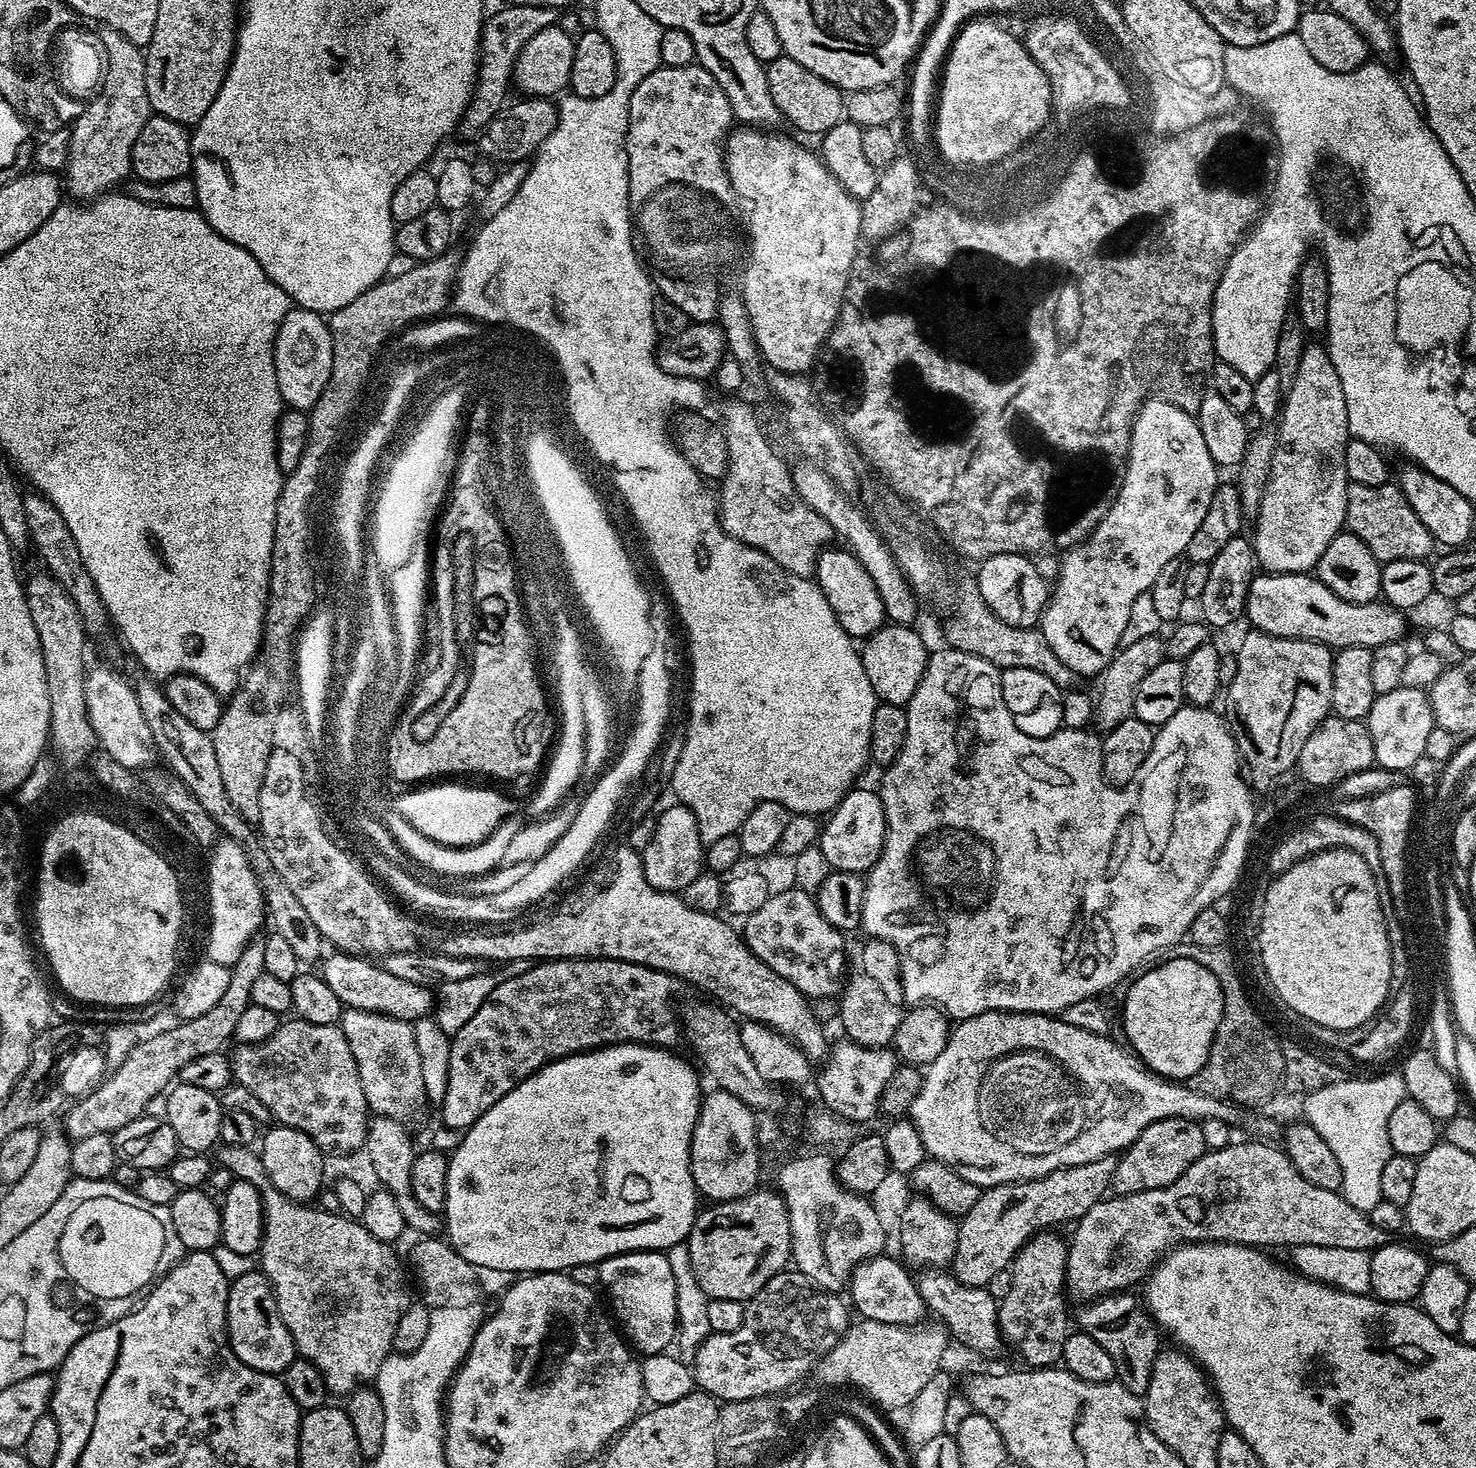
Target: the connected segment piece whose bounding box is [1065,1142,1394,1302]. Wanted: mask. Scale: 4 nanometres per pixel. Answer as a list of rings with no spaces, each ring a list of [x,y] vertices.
[[[1233,1142],[1226,1145],[1225,1148],[1206,1150],[1177,1180],[1170,1182],[1170,1186],[1162,1186],[1158,1190],[1146,1190],[1129,1196],[1113,1195],[1111,1198],[1105,1198],[1097,1202],[1083,1218],[1075,1221],[1073,1228],[1076,1229],[1073,1230],[1072,1236],[1070,1235],[1068,1240],[1067,1270],[1065,1272],[1067,1291],[1069,1293],[1072,1291],[1074,1295],[1081,1296],[1081,1301],[1091,1302],[1102,1296],[1131,1289],[1128,1288],[1131,1284],[1138,1283],[1137,1285],[1139,1285],[1141,1280],[1147,1277],[1165,1252],[1171,1252],[1181,1242],[1215,1240],[1217,1244],[1246,1244],[1249,1246],[1268,1246],[1264,1244],[1288,1244],[1287,1246],[1292,1248],[1297,1248],[1298,1246],[1322,1246],[1323,1248],[1337,1248],[1338,1250],[1362,1250],[1366,1253],[1371,1253],[1384,1244],[1393,1243],[1393,1233],[1386,1230],[1378,1230],[1378,1226],[1374,1226],[1370,1222],[1368,1213],[1359,1212],[1357,1208],[1350,1206],[1348,1199],[1340,1192],[1322,1190],[1322,1186],[1314,1186],[1314,1182],[1306,1182],[1306,1178],[1302,1178],[1302,1174],[1298,1174],[1298,1170],[1290,1162],[1288,1153],[1284,1151],[1283,1147],[1276,1145],[1275,1148],[1274,1145],[1268,1144],[1272,1142],[1260,1143],[1264,1144],[1239,1144],[1239,1142]]]

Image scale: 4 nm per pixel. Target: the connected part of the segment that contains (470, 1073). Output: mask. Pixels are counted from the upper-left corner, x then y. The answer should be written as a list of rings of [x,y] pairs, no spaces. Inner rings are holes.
[[[577,958],[538,962],[526,974],[502,982],[479,1007],[474,1018],[451,1037],[449,1074],[443,1103],[439,1105],[443,1127],[467,1130],[494,1102],[506,1098],[526,1078],[563,1056],[607,1048],[610,1044],[650,1044],[675,1049],[682,1040],[678,1012],[668,1008],[677,981],[666,972],[625,960]]]

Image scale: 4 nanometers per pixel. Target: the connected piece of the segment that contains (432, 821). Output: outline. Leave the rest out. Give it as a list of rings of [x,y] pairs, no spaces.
[[[436,782],[420,787],[417,797],[408,795],[403,800],[402,815],[426,838],[440,844],[469,846],[482,843],[509,815],[507,812],[512,804],[504,800],[500,792],[491,792],[488,788],[463,788],[460,784],[452,783],[456,782]]]

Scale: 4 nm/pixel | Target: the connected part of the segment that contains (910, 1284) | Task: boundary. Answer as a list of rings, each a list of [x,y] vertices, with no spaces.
[[[881,1254],[859,1264],[852,1272],[850,1304],[855,1311],[856,1308],[860,1311],[859,1315],[863,1319],[887,1324],[916,1326],[923,1321],[920,1319],[926,1316],[924,1299],[918,1290],[914,1276],[911,1276],[913,1273],[899,1259],[896,1260],[891,1260],[888,1254]]]

